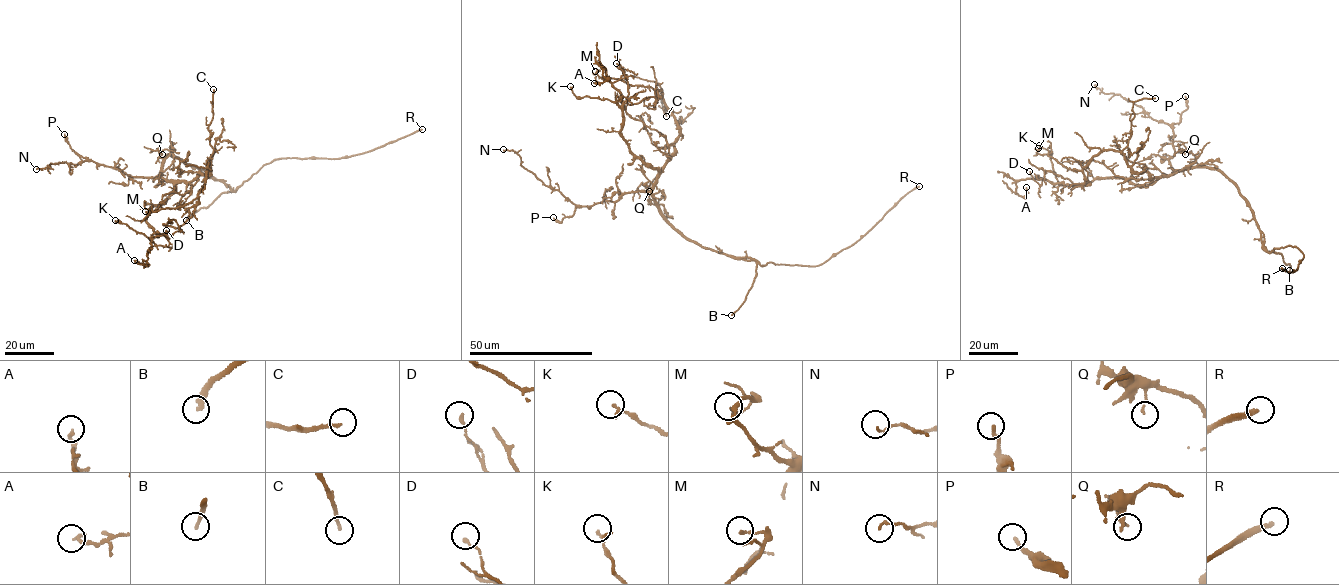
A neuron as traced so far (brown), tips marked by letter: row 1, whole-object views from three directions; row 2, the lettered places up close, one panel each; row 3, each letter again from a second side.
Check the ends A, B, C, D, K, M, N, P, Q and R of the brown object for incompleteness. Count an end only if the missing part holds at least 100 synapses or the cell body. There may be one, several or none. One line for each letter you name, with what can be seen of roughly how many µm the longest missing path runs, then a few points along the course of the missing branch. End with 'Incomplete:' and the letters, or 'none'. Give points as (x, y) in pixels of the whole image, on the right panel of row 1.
B: missing 20 µm; course (1289, 270), (1283, 277), (1280, 288), (1266, 302)
R: missing 200 µm; course (1282, 268), (1261, 259), (1251, 220), (1289, 180), (1301, 130), (1227, 50)
Incomplete: B, R

